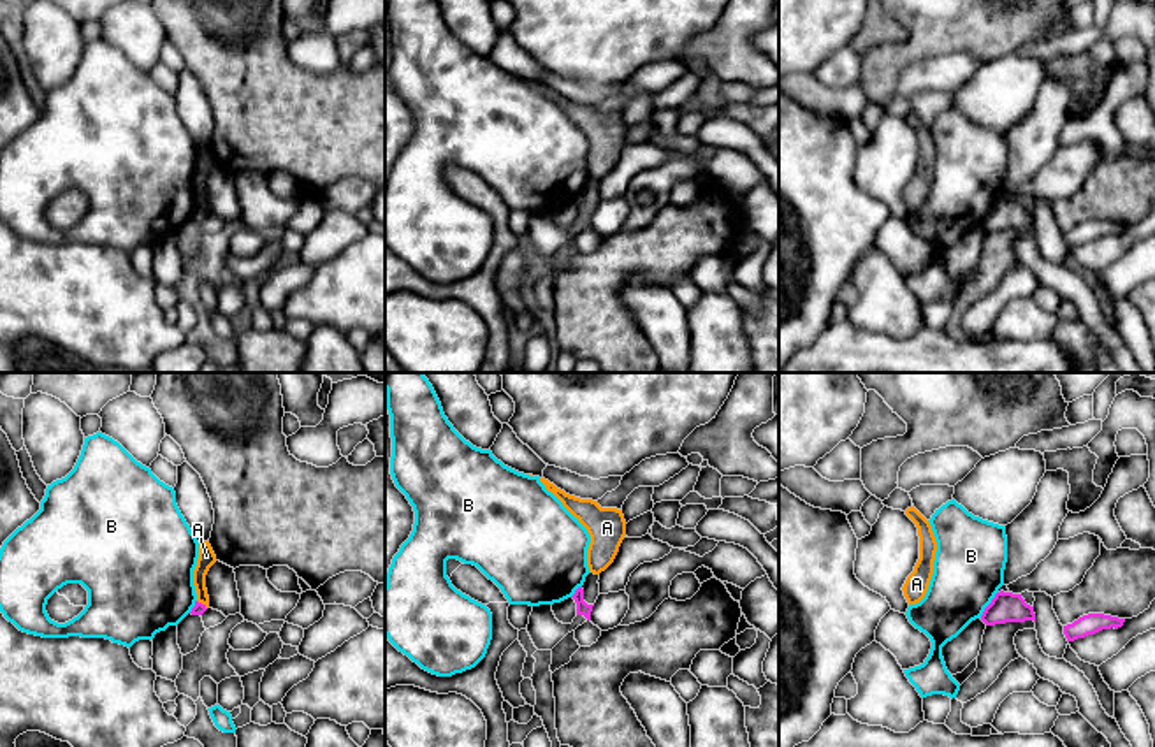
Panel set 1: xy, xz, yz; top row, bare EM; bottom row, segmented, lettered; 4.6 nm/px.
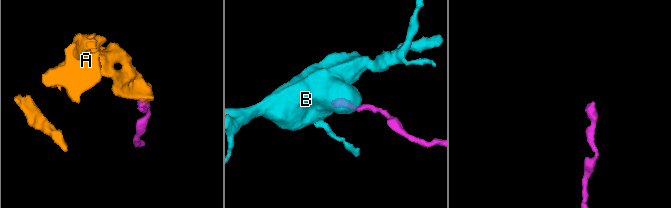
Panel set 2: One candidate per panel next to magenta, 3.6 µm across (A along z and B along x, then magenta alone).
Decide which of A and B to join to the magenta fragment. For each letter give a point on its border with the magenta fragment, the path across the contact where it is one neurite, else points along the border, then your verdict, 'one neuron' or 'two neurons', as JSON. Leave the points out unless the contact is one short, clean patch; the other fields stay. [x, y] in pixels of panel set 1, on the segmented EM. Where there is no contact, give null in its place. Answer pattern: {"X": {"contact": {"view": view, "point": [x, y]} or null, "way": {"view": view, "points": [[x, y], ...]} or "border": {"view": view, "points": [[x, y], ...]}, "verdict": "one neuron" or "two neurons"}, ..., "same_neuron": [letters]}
{"A": {"contact": {"view": "xy", "point": [203, 605]}, "border": {"view": "xy", "points": [[197, 600], [206, 609]]}, "verdict": "two neurons"}, "B": {"contact": {"view": "yz", "point": [988, 605]}, "border": {"view": "yz", "points": [[997, 591], [980, 617]]}, "verdict": "two neurons"}, "same_neuron": []}

